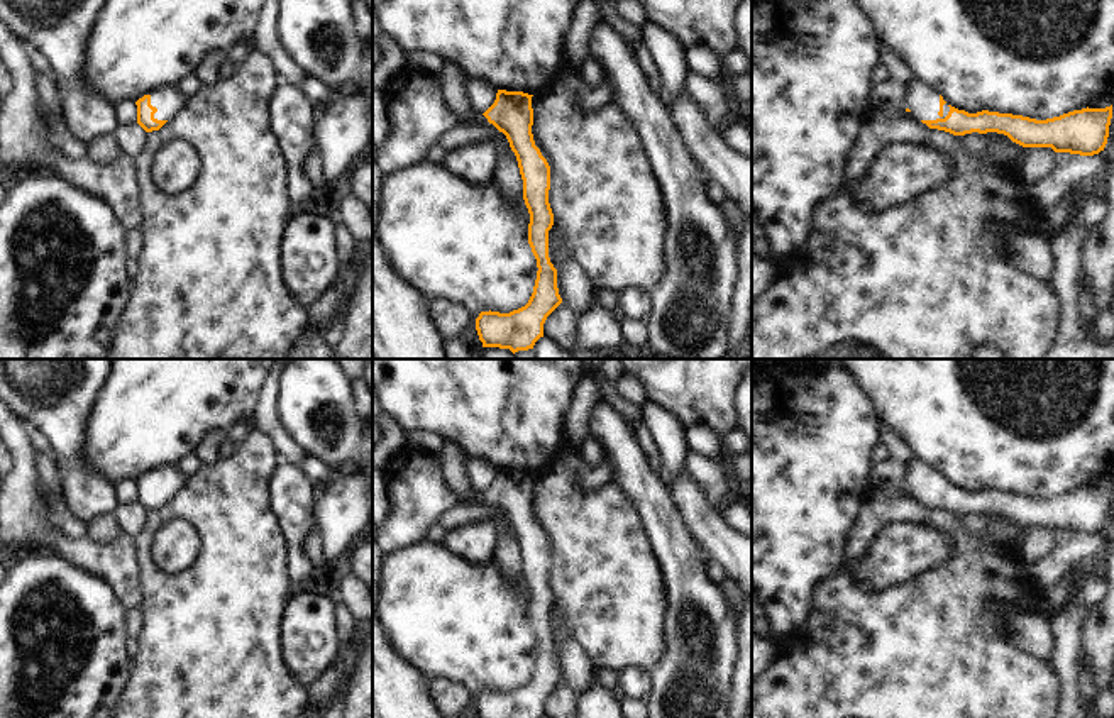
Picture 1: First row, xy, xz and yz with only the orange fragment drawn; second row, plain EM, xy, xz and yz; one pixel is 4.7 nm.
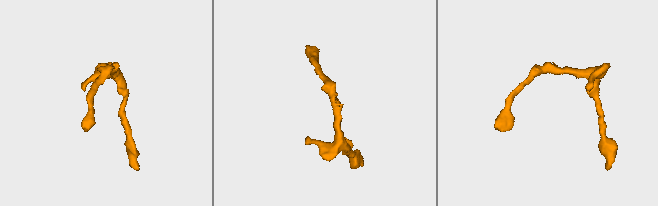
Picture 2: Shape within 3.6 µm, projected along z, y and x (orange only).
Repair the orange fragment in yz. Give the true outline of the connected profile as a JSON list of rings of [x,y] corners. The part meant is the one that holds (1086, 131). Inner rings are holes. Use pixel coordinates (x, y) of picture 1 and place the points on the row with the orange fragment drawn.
[[[918,81],[909,85],[906,112],[929,129],[953,135],[997,132],[1023,147],[1051,147],[1055,152],[1080,156],[1104,151],[1112,119],[1112,105],[1087,107],[1046,120],[989,110],[968,113],[948,105],[941,95]]]

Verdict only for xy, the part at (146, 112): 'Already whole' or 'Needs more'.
Needs more.

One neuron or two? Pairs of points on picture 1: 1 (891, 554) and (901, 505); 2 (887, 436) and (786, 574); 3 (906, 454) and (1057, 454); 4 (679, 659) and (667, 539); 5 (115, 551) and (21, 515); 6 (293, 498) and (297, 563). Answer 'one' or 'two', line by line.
1: two
2: two
3: two
4: one
5: one
6: one

